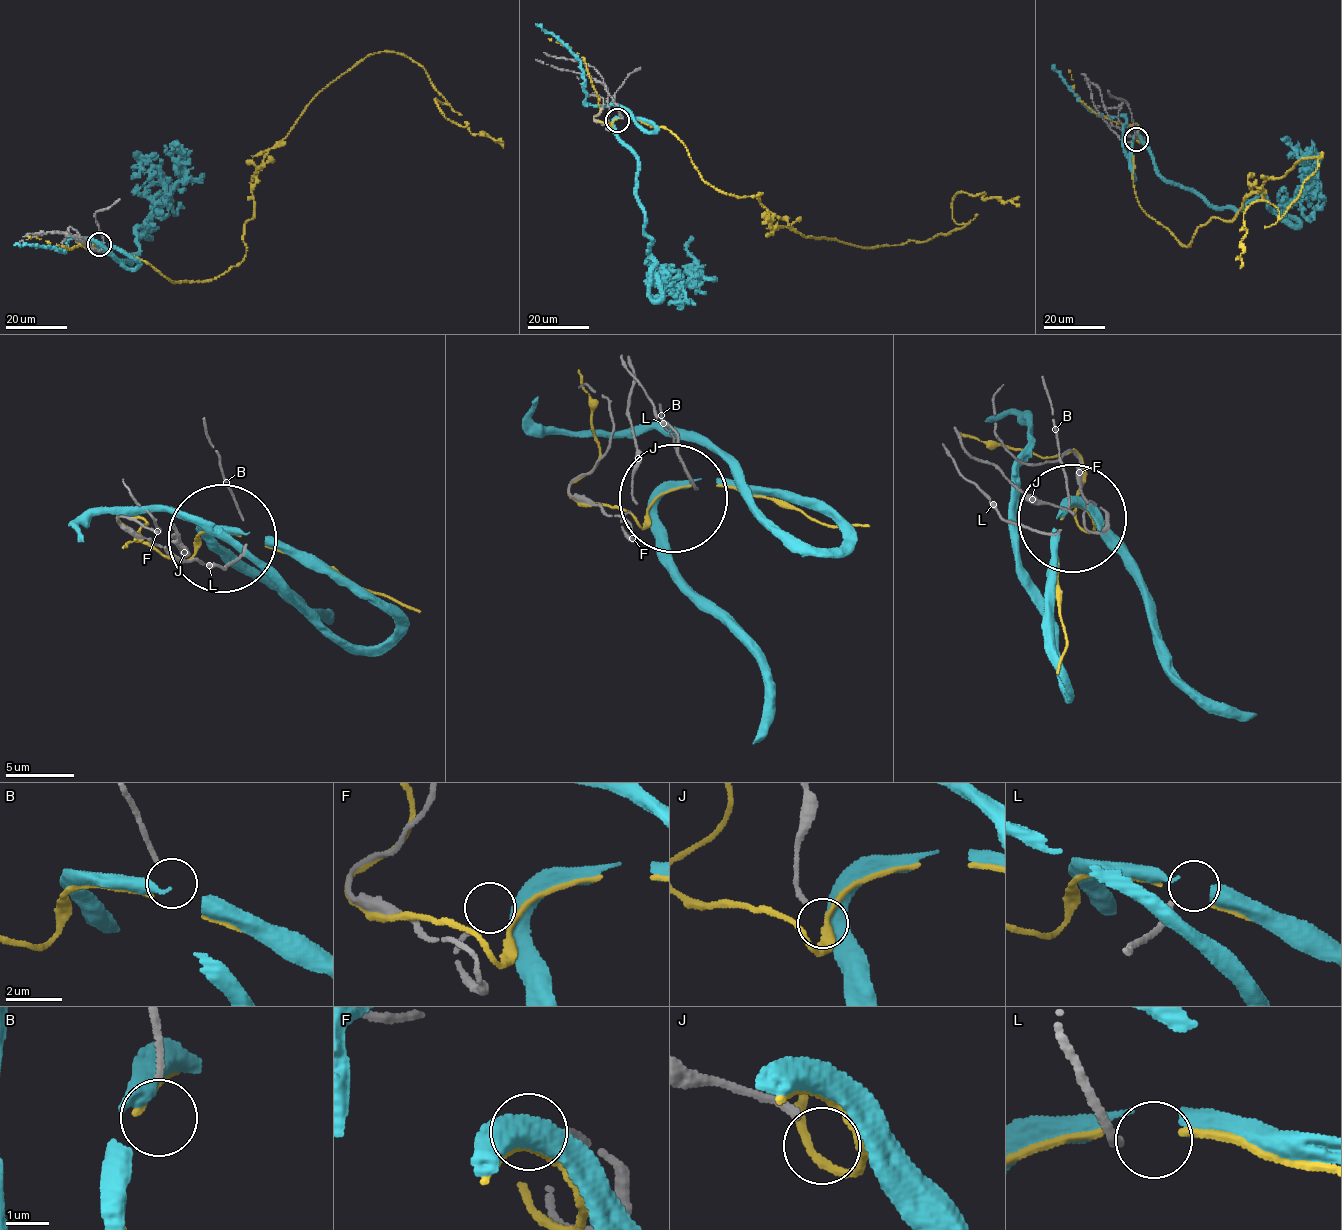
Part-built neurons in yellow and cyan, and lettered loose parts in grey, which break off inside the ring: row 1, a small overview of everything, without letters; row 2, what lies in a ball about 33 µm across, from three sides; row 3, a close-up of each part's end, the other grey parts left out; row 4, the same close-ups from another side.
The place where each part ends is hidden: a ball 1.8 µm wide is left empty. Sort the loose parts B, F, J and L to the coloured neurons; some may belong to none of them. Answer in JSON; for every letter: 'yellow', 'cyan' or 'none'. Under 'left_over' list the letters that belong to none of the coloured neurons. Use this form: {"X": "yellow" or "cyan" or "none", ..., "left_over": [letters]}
{"B": "none", "F": "none", "J": "none", "L": "none", "left_over": ["B", "F", "J", "L"]}

